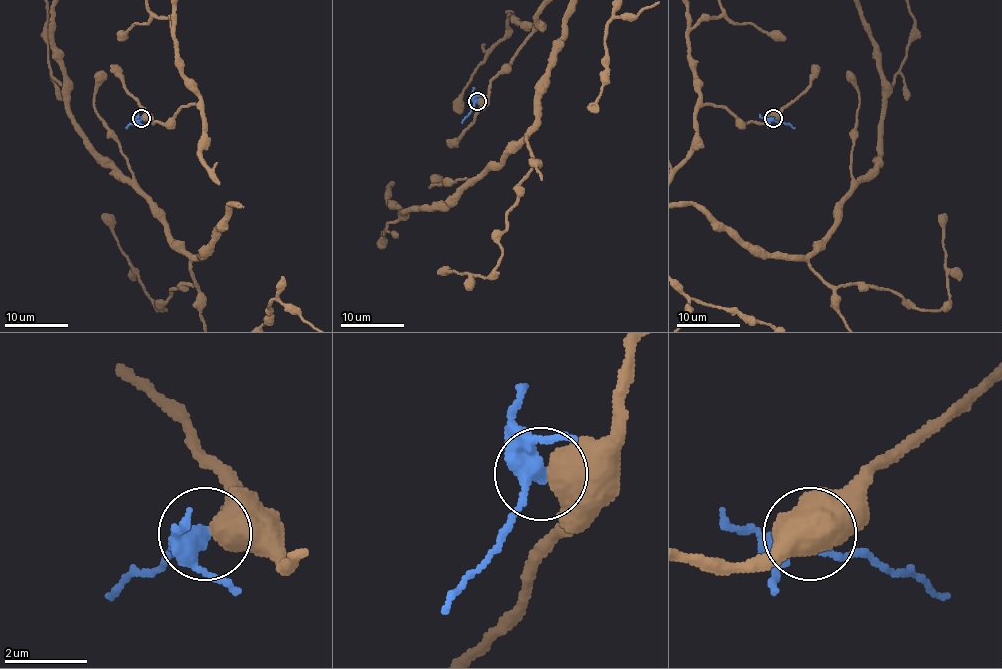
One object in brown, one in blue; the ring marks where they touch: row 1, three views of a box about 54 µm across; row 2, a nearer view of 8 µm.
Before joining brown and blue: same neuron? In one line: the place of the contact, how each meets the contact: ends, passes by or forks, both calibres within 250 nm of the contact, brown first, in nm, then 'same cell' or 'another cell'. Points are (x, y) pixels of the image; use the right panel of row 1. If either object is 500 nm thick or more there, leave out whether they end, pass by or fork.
(773, 118) | 750/400 nm | another cell

